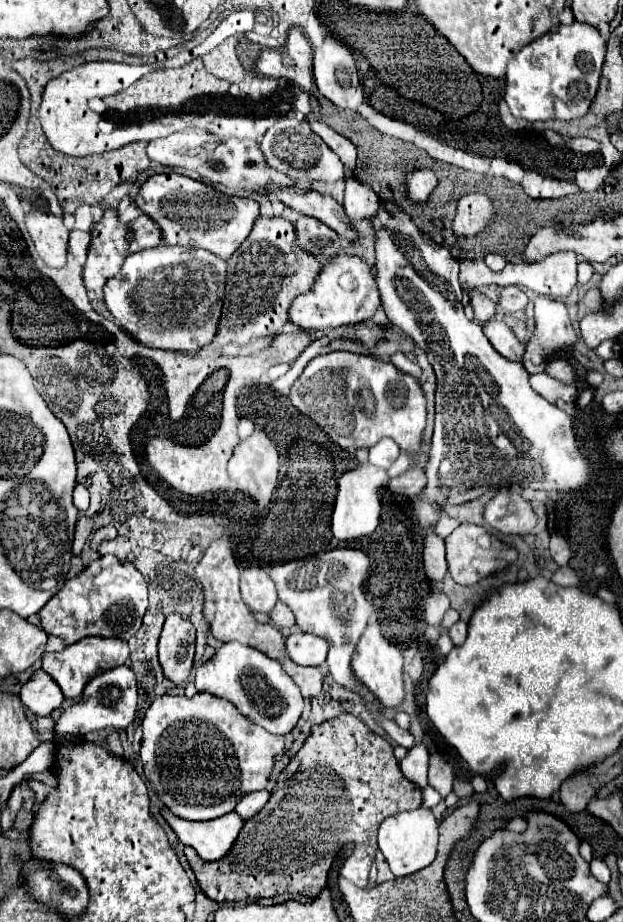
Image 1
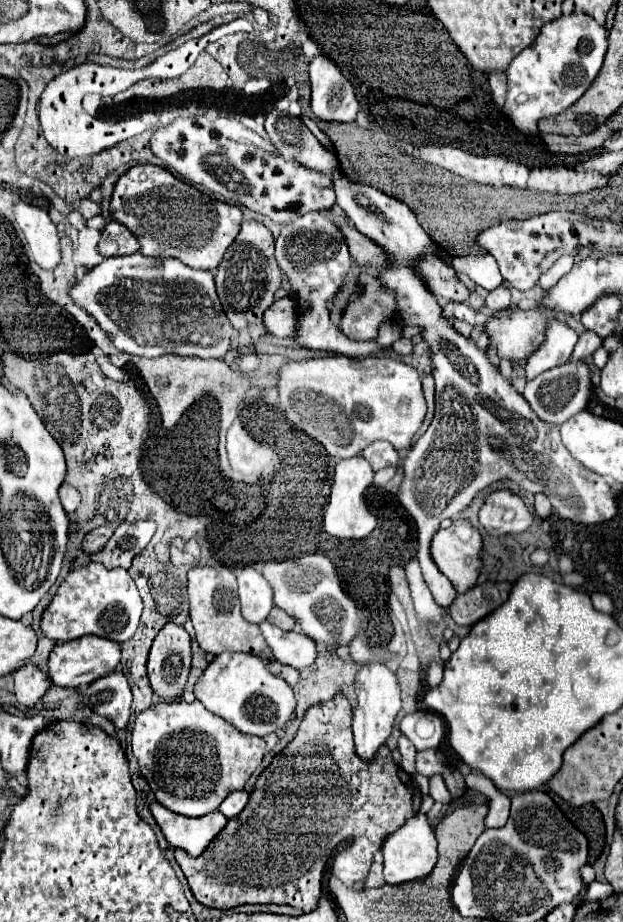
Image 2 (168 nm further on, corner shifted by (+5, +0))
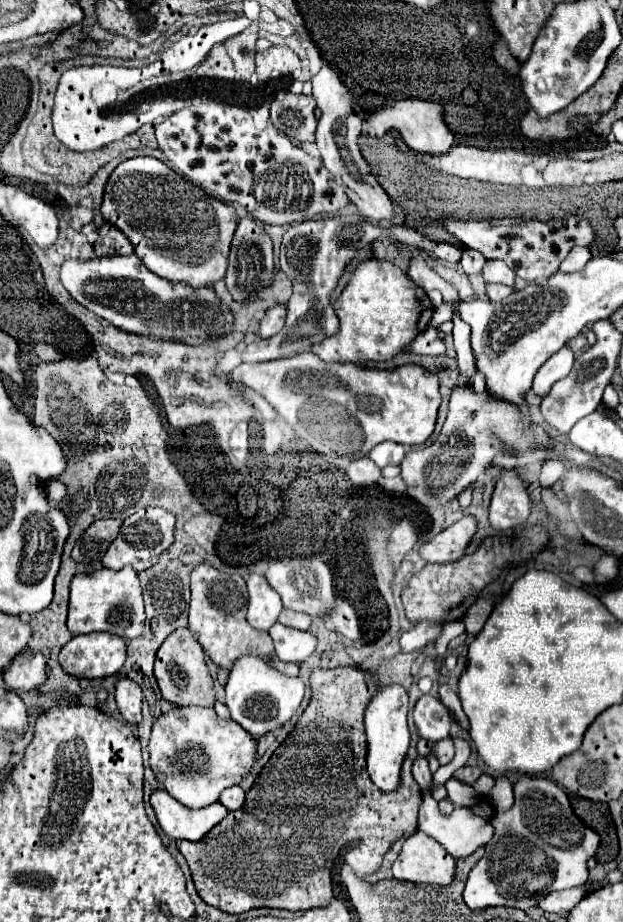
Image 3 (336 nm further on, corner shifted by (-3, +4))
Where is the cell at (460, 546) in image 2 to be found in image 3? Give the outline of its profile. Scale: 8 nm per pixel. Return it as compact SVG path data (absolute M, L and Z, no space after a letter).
M465 514L453 526L445 528L437 536L433 536L427 544L419 548L419 554L427 562L457 562L465 556L465 548L469 546L473 534L477 532L477 518Z

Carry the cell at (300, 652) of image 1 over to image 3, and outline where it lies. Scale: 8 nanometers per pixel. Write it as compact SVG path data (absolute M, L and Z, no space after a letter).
M275 622L269 628L269 634L273 638L277 658L283 660L283 662L301 664L317 648L317 638L311 632L301 632L301 630L295 630L295 628L287 628L279 622Z

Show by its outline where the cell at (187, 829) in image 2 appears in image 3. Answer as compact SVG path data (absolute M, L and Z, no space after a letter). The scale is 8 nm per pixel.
M155 790L151 794L151 806L157 814L161 830L173 840L197 842L227 816L225 806L219 802L207 808L191 810L173 800L165 790Z

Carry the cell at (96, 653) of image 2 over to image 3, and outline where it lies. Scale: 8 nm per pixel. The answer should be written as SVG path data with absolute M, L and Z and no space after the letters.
M109 632L73 636L59 652L61 668L75 678L107 678L125 664L125 640Z

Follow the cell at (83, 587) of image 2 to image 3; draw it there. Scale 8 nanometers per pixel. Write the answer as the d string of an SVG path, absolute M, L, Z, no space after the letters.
M131 566L121 570L101 568L91 574L75 574L71 580L71 600L67 628L73 636L91 632L109 632L121 638L137 638L145 626L143 594L137 572Z

